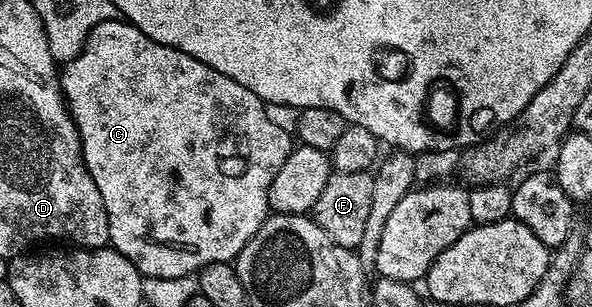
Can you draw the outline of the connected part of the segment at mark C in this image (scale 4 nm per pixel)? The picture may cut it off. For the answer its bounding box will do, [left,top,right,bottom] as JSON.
[58,17,294,279]

